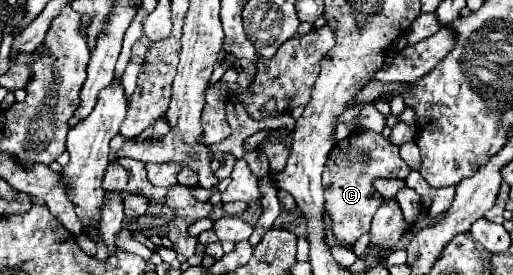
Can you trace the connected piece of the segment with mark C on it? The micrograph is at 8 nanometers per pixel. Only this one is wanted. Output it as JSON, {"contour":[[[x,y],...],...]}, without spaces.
{"contour":[[[357,128],[351,138],[345,138],[333,146],[323,172],[325,214],[331,218],[331,232],[335,240],[345,248],[351,248],[359,236],[369,232],[371,220],[383,204],[381,194],[375,190],[375,180],[407,178],[411,172],[407,162],[399,156],[399,146],[391,144],[379,132]]]}

